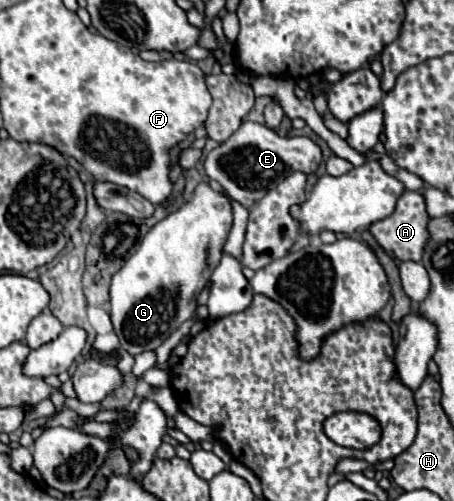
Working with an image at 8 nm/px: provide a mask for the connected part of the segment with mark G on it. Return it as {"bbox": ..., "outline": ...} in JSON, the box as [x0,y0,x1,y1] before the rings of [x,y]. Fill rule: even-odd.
{"bbox":[110,182,232,356],"outline":[[[202,182],[196,186],[194,196],[184,202],[178,210],[170,212],[156,226],[148,230],[142,240],[140,250],[114,274],[110,286],[110,302],[112,302],[112,324],[114,332],[120,338],[120,344],[132,356],[156,350],[184,320],[188,320],[196,310],[196,298],[208,282],[218,258],[220,250],[228,238],[232,228],[232,204],[224,190],[216,192],[210,184]]]}

